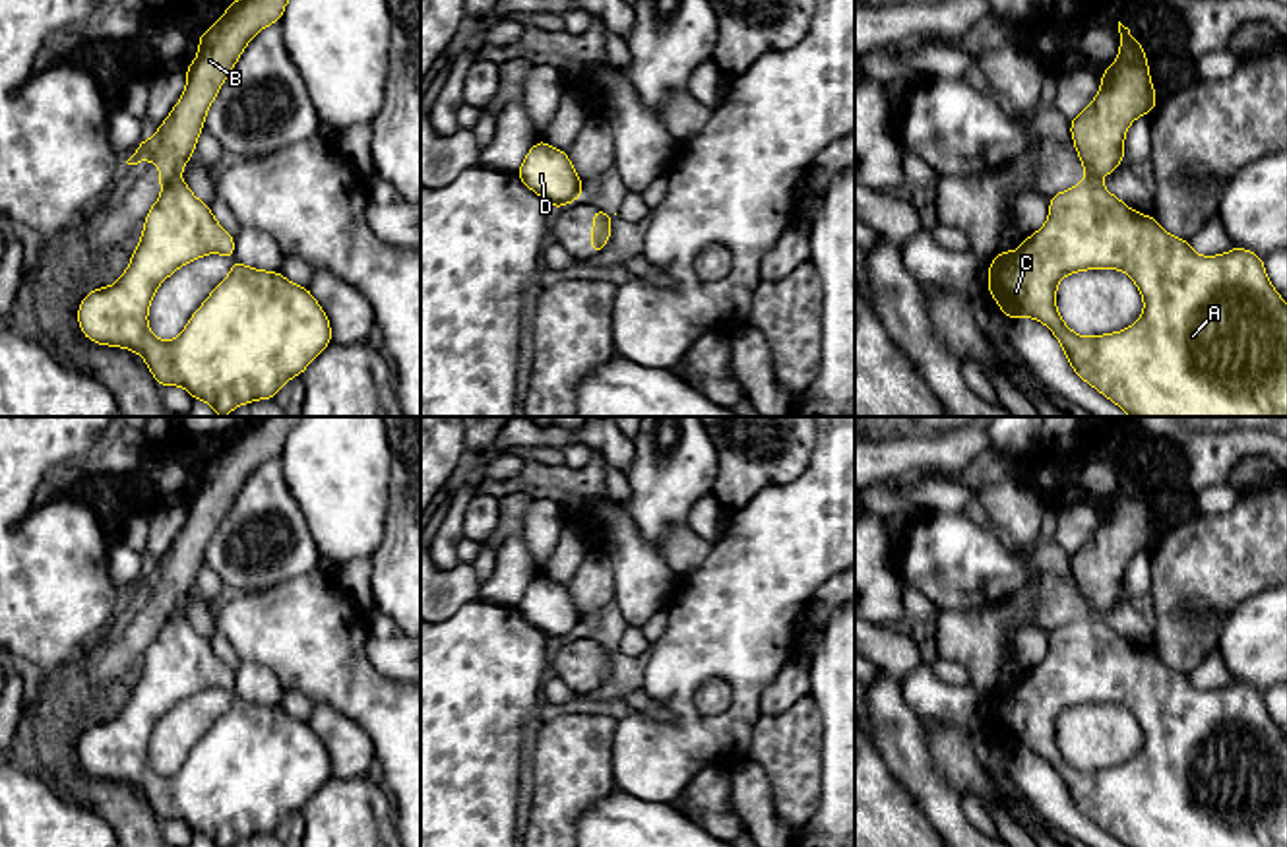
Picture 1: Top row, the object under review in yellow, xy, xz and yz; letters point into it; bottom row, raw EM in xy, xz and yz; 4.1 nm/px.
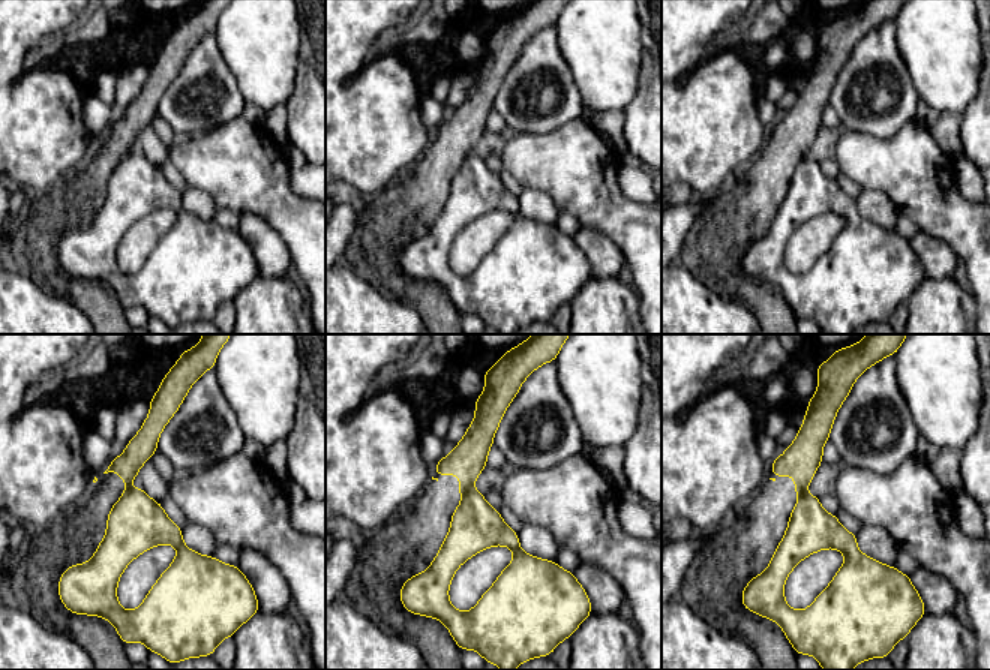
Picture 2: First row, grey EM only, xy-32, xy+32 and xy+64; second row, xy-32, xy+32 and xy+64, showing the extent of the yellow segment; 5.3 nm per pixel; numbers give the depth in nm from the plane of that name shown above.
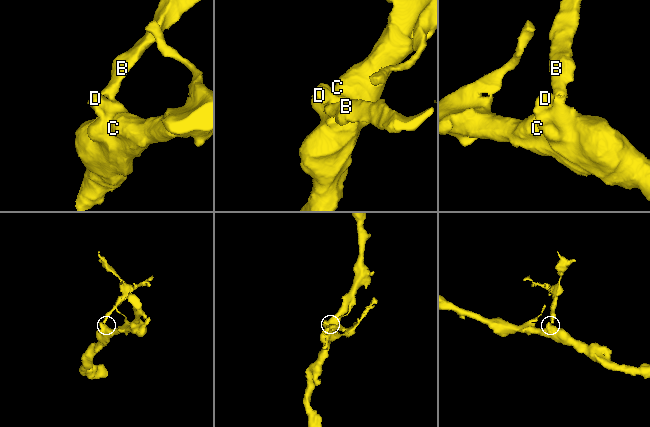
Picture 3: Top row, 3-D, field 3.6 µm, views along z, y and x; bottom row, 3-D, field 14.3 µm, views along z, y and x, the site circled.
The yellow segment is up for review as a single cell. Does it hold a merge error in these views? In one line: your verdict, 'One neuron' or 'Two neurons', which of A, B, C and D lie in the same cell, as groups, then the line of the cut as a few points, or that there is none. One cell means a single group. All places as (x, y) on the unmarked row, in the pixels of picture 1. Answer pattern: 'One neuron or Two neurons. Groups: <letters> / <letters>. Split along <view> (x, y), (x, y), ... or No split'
Two neurons. Groups: A C D / B. Split along xy (177, 611), (163, 621)

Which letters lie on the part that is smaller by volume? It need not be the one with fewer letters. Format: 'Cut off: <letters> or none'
Cut off: B

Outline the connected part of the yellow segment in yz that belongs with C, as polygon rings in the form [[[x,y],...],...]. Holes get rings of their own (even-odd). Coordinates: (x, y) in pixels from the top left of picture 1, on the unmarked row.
[[[1099,614],[1049,632],[1047,657],[1025,671],[1016,686],[1006,682],[989,698],[987,723],[1010,756],[1037,752],[1045,758],[1083,816],[1126,847],[1287,847],[1287,738],[1268,715],[1264,692],[1235,680],[1227,688],[1198,690],[1186,673],[1161,663],[1155,649],[1142,649],[1114,632]],[[1085,704],[1122,704],[1144,733],[1144,748],[1130,762],[1083,771],[1074,768],[1056,744],[1056,719]]]

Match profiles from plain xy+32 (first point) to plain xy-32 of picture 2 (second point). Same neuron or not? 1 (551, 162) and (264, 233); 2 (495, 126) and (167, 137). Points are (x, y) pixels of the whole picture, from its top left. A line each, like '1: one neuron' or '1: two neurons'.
1: two neurons
2: one neuron

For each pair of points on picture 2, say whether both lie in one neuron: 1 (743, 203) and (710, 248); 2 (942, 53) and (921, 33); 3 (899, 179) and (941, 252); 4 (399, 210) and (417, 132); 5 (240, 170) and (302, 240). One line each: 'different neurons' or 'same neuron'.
1: same neuron
2: same neuron
3: different neurons
4: different neurons
5: same neuron

